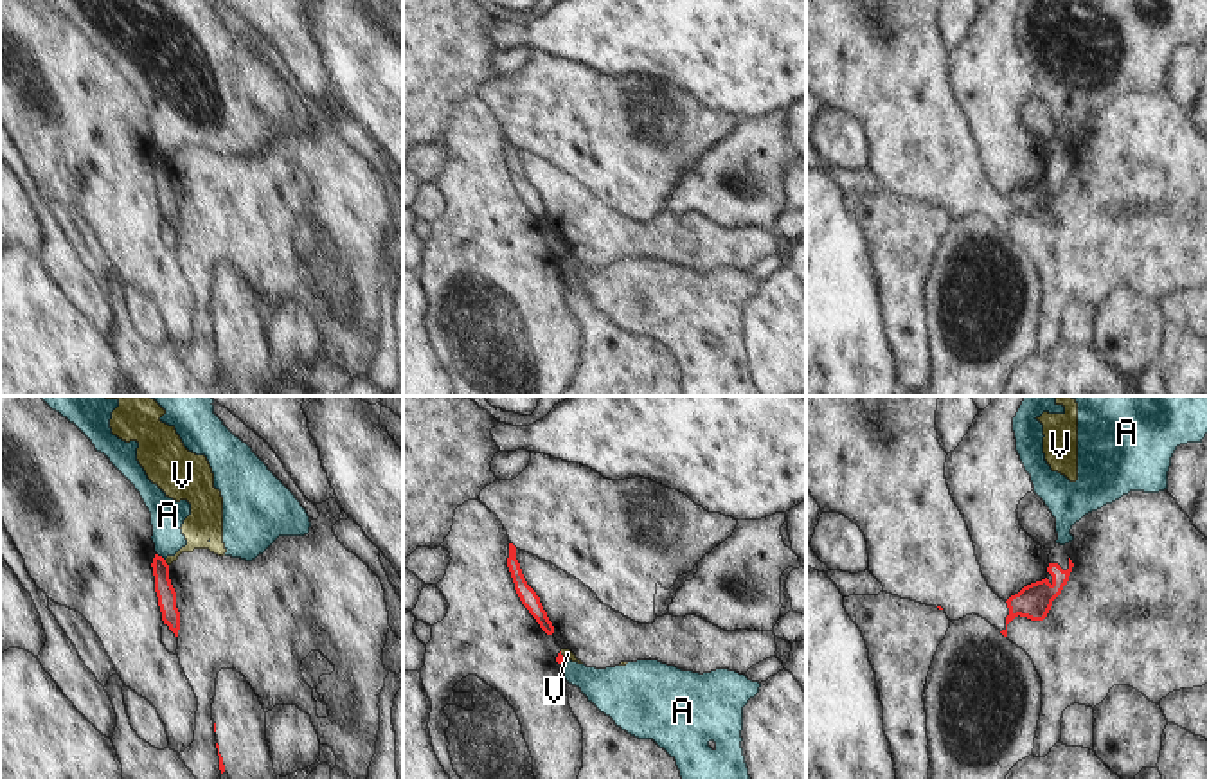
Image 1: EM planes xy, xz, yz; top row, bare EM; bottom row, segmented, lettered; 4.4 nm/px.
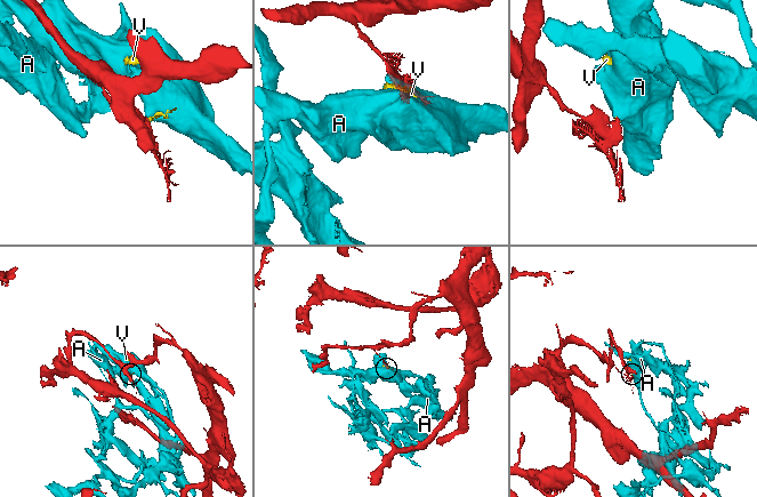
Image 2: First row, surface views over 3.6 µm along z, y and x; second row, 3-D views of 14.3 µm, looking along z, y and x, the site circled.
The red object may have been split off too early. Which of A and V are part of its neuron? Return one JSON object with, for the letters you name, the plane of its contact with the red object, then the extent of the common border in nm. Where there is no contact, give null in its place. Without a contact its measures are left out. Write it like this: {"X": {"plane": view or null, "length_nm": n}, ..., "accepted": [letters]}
{"accepted": []}

